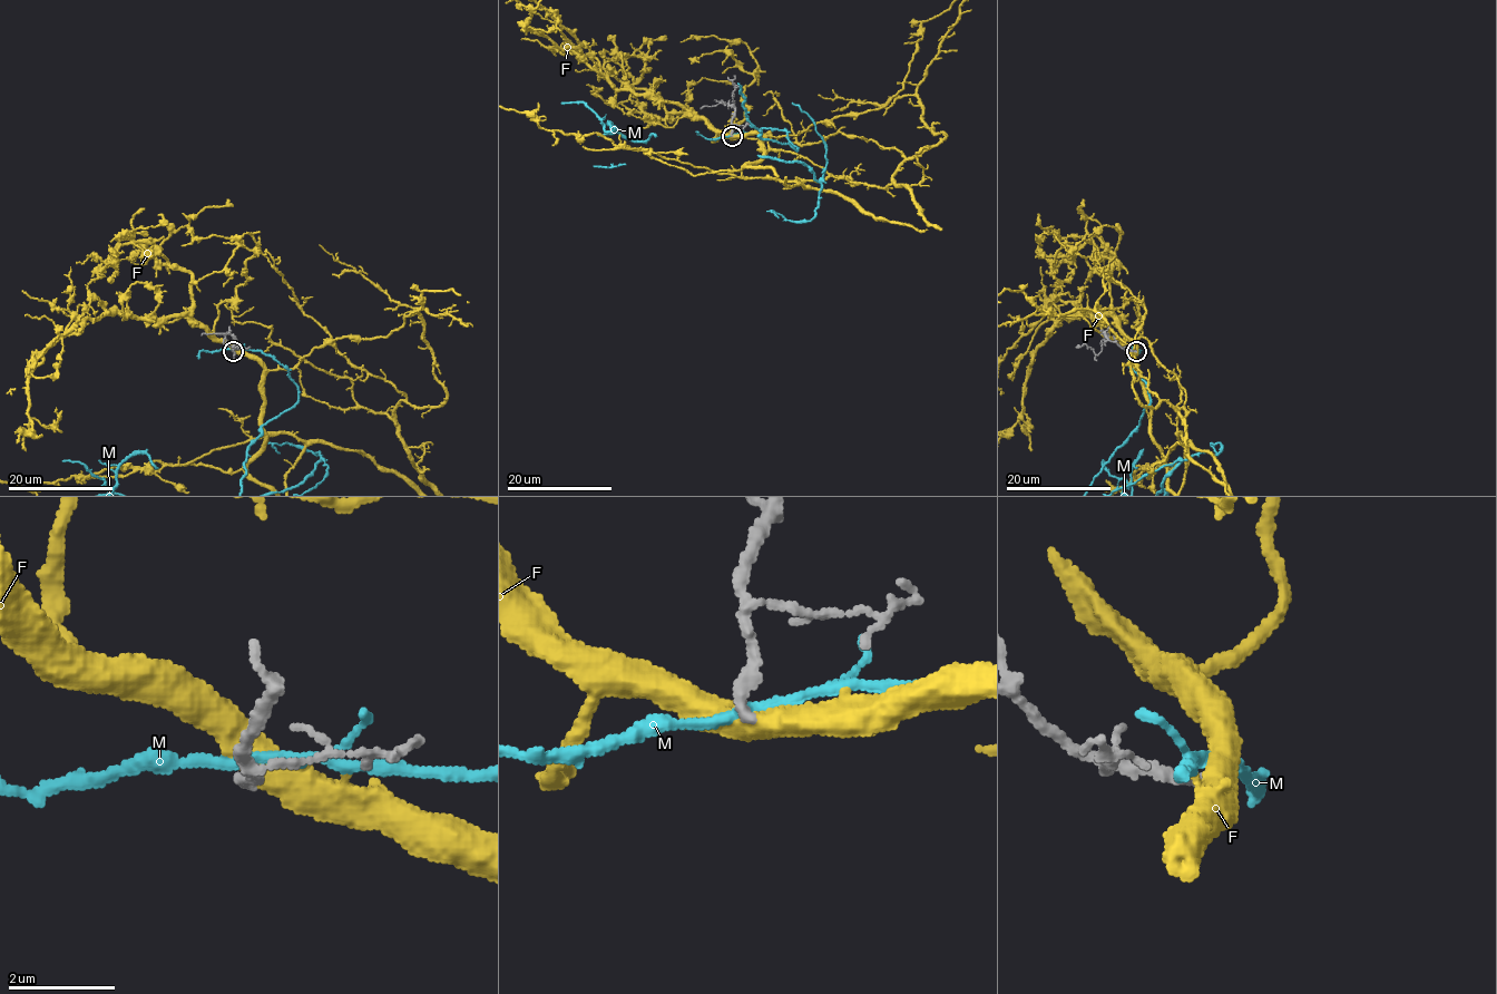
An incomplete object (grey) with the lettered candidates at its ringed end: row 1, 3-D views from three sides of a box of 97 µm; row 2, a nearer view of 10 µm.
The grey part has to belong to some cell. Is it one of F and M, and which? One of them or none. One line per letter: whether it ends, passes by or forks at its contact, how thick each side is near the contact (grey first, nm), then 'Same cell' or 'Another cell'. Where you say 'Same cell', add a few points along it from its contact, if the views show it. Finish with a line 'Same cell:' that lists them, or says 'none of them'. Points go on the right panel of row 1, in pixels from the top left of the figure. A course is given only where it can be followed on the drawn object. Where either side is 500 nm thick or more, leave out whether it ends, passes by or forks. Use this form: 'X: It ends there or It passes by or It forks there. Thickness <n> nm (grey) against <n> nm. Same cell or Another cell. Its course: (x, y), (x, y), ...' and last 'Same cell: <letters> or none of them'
F: Thickness 240 nm (grey) against 500 nm. Another cell
M: It passes by. Thickness 260 nm (grey) against 200 nm. Another cell
Same cell: none of them

